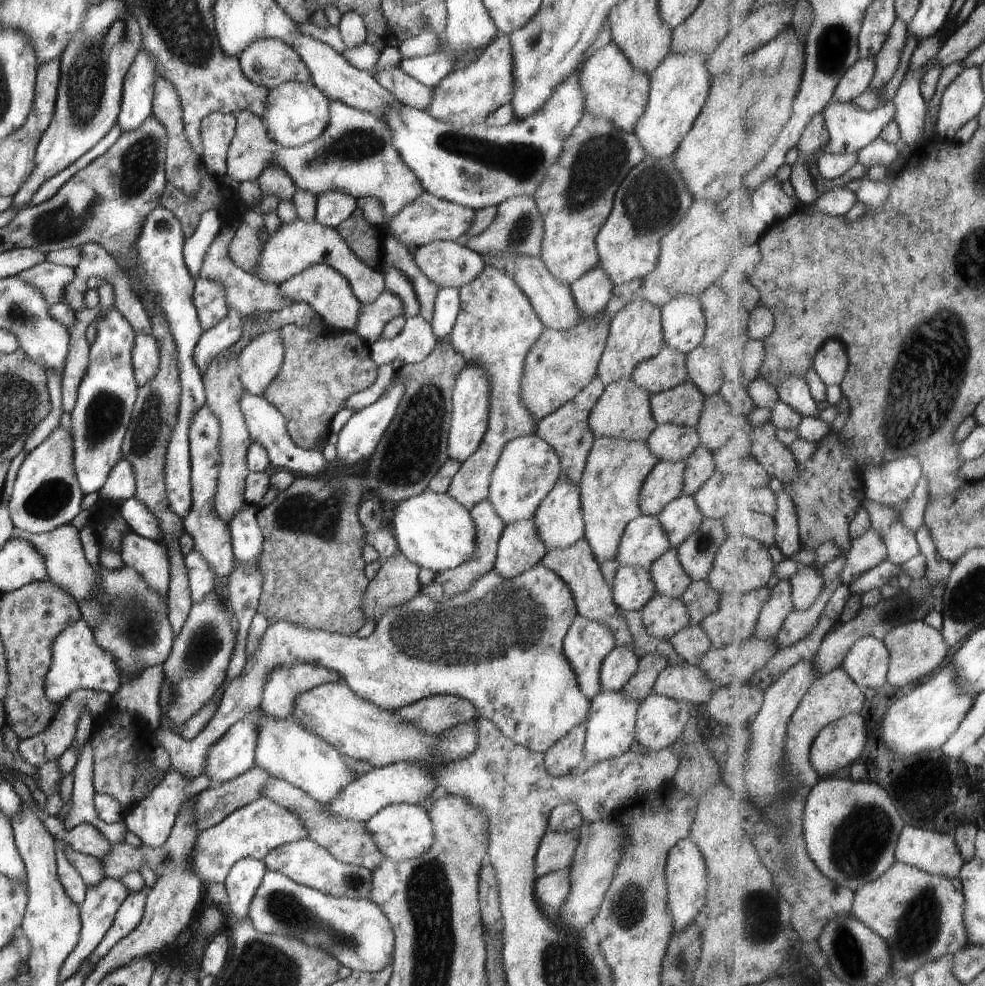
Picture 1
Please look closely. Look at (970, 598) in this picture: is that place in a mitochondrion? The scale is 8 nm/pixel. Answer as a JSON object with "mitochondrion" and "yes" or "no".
{"mitochondrion":"yes"}

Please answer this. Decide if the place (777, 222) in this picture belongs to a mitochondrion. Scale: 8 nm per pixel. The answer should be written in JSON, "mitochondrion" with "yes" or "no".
{"mitochondrion":"no"}

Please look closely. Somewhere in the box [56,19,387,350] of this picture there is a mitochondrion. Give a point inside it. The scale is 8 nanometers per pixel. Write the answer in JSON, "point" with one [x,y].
{"point":[86,81]}

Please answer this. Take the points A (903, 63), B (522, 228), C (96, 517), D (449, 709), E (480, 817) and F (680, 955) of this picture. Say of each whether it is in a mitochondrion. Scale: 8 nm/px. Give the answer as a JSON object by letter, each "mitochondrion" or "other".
{"A":"other","B":"mitochondrion","C":"other","D":"other","E":"other","F":"mitochondrion"}

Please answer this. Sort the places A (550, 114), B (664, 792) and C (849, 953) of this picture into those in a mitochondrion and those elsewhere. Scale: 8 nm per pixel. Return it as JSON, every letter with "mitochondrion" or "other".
{"A":"other","B":"other","C":"mitochondrion"}

